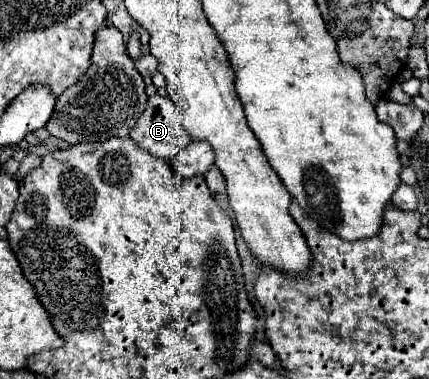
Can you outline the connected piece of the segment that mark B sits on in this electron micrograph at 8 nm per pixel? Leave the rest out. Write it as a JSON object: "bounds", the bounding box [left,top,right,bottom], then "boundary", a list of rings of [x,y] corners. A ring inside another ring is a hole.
{"bounds":[131,94,191,160],"boundary":[[[155,94],[149,98],[145,112],[131,130],[131,138],[141,148],[163,160],[173,160],[179,150],[191,142],[187,130],[177,120],[173,110],[175,104],[171,100],[161,100],[161,96]]]}

